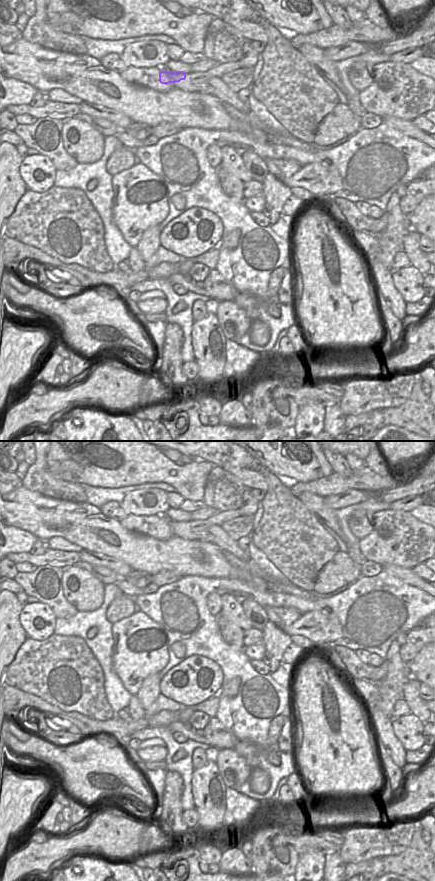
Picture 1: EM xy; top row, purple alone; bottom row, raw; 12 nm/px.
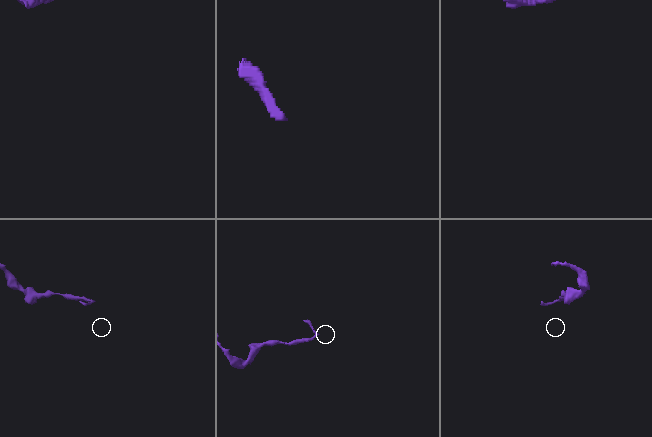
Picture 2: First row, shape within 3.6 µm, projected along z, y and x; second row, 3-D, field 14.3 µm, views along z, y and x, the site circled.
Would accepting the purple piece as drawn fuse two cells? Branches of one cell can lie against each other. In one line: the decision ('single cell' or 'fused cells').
fused cells

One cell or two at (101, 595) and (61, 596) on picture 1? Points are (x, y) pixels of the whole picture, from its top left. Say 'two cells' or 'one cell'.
two cells

